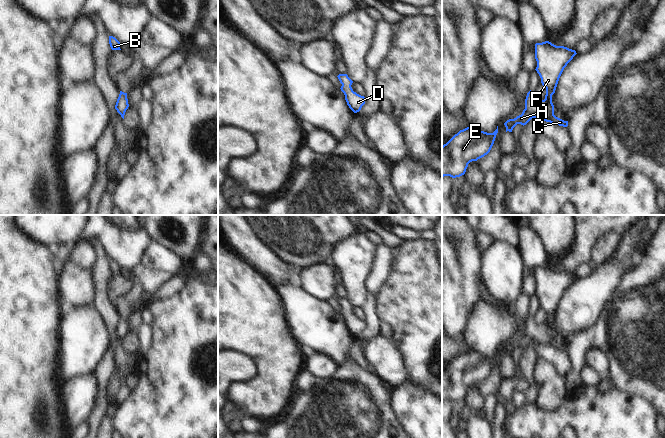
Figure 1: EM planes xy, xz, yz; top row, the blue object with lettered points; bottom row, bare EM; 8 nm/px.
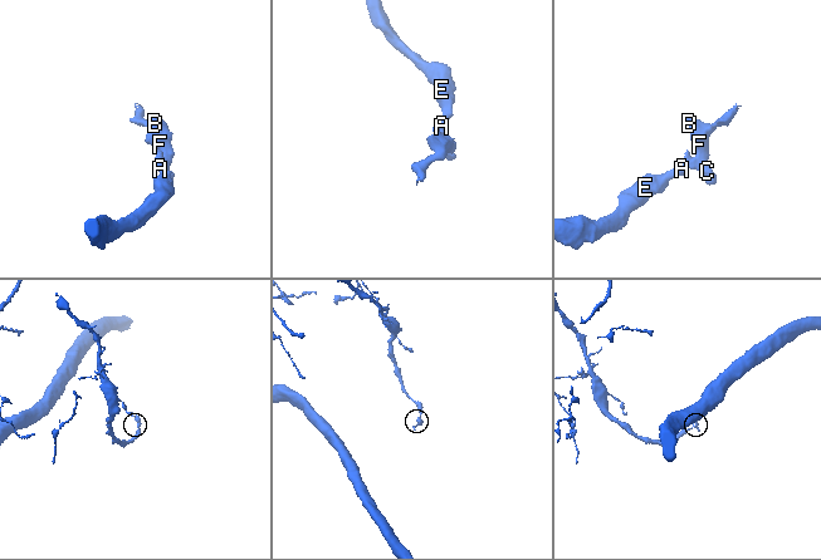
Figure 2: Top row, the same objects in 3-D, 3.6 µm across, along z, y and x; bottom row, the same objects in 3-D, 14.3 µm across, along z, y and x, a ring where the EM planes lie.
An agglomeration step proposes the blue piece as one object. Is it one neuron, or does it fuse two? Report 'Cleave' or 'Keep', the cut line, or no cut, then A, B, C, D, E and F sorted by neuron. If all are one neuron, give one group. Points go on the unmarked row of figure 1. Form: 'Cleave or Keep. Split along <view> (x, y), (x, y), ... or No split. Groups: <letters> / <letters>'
Keep. No split. Groups: A B C D E F.

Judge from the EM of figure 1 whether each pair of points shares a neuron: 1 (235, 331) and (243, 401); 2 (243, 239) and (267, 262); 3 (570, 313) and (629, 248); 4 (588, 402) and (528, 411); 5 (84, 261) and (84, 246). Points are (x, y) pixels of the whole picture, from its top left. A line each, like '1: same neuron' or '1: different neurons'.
1: same neuron
2: same neuron
3: same neuron
4: same neuron
5: same neuron

